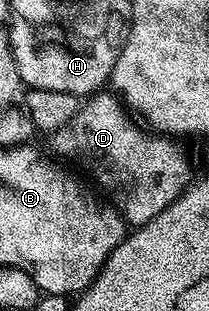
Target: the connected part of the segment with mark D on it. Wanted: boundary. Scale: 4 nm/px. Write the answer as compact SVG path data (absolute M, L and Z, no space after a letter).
M106 93L87 97L78 114L72 116L64 128L49 135L49 149L59 159L71 158L79 162L110 193L108 198L114 209L131 227L137 228L160 216L164 208L181 196L192 180L190 166L185 156L170 143L173 141L150 132L144 134L122 112L124 108L119 99Z

